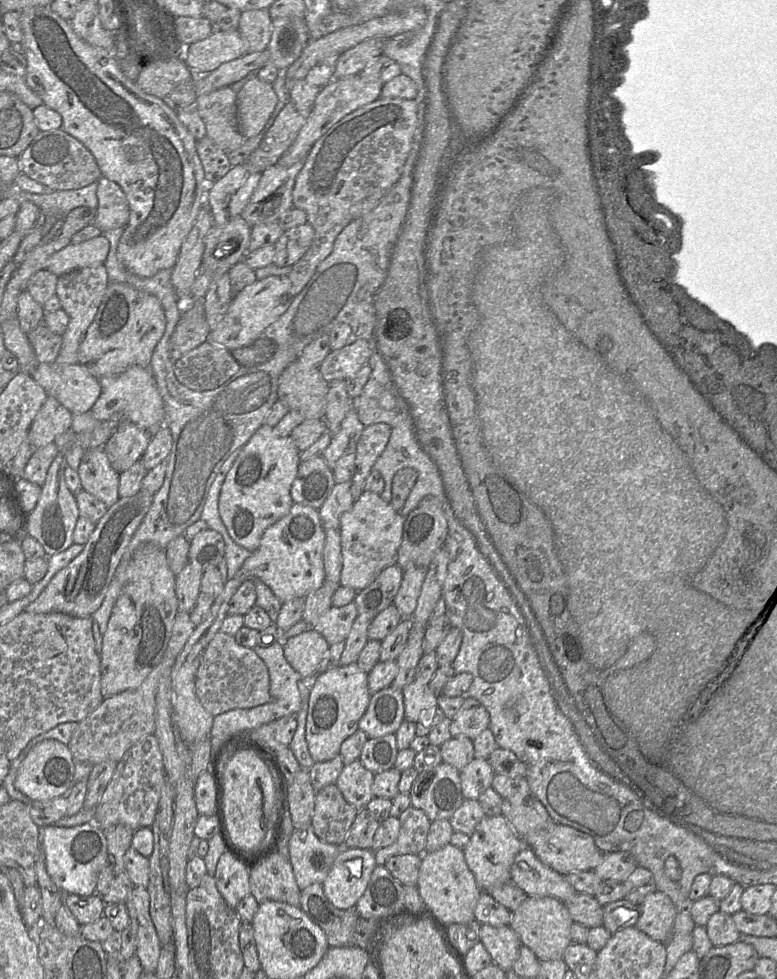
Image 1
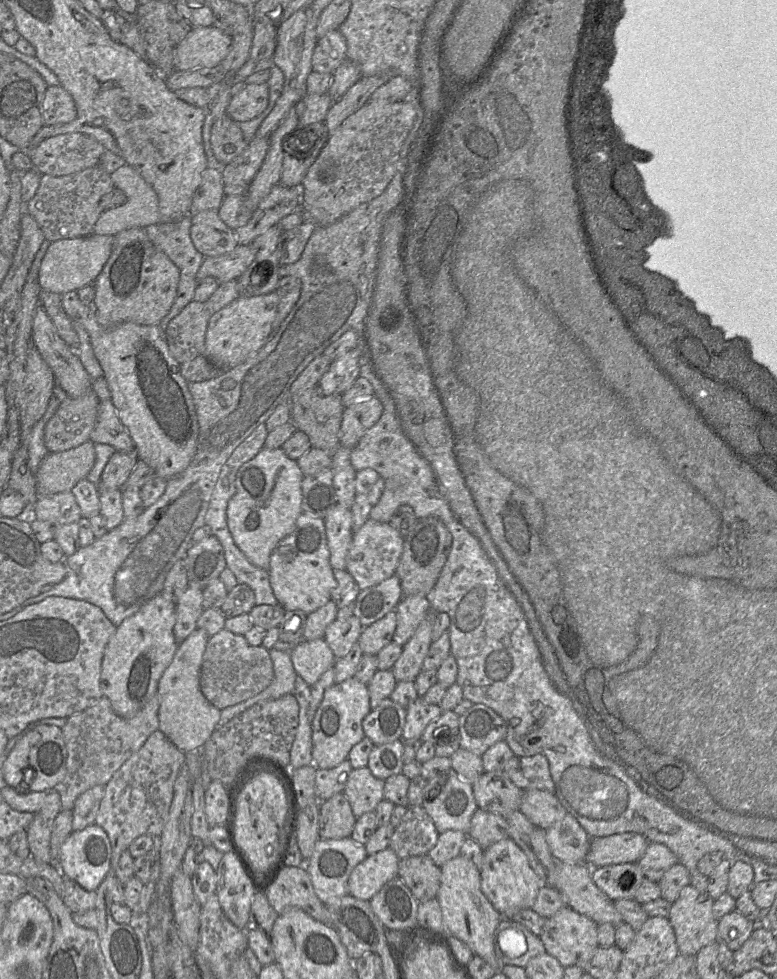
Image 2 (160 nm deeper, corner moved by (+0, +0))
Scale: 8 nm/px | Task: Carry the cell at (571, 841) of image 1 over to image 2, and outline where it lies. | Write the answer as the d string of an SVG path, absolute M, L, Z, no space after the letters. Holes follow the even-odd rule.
M635 832L591 838L585 864L594 869L608 865L637 863L649 843L643 835Z

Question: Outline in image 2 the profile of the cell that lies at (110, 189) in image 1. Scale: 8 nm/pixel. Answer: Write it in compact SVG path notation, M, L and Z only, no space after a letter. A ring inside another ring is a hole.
M125 164L110 174L114 188L122 190L126 195L123 205L104 211L94 225L94 234L111 235L130 228L145 228L149 225L160 224L158 196L153 187L147 183L140 173L132 166Z

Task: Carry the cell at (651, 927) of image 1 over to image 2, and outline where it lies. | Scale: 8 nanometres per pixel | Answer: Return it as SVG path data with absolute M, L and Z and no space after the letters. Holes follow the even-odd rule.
M688 885L684 887L679 897L672 903L668 920L673 927L679 954L696 955L702 948L718 940L718 920L712 913L714 899L708 892L702 892Z

